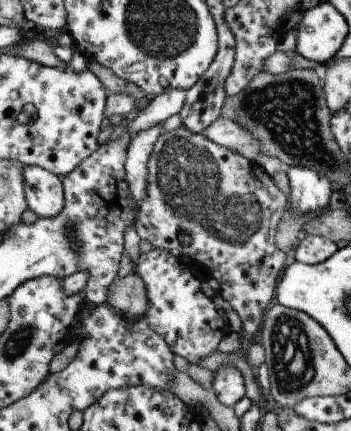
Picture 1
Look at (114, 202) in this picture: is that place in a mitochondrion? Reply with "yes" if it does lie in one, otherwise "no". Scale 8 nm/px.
no

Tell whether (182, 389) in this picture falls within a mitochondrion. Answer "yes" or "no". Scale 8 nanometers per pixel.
no

